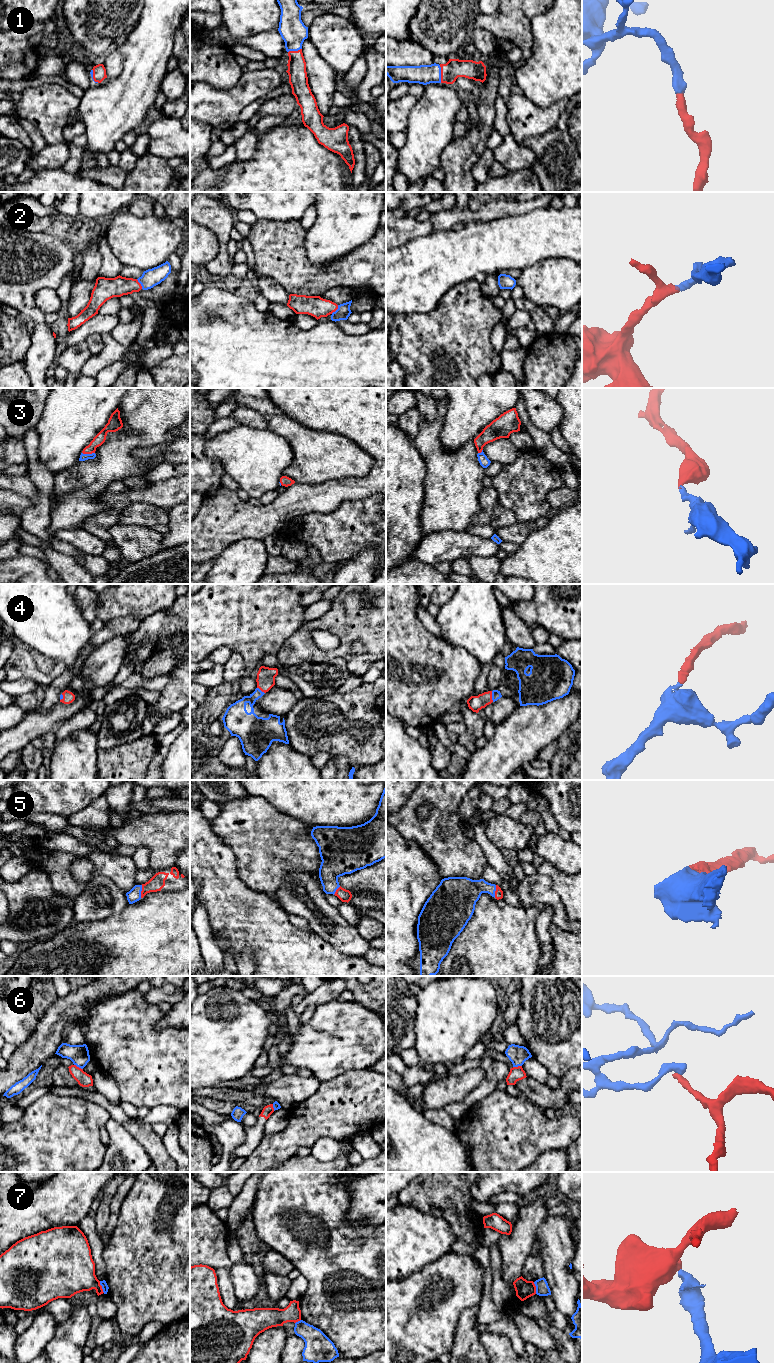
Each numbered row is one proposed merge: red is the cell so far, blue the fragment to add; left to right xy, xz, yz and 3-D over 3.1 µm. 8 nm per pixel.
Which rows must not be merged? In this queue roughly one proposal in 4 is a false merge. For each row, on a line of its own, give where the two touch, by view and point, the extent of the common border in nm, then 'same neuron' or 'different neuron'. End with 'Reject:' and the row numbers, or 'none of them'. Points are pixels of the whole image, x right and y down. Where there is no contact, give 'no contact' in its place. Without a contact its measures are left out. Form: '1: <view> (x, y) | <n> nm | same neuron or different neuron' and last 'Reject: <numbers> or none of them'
1: yz (441, 74) | 140 nm | same neuron
2: xy (140, 284) | 90 nm | same neuron
3: xy (88, 453) | 100 nm | same neuron
4: yz (491, 696) | 90 nm | same neuron
5: xy (141, 891) | 110 nm | same neuron
6: xy (78, 1067) | 80 nm | different neuron
7: xy (101, 1287) | 100 nm | different neuron
Reject: 6, 7

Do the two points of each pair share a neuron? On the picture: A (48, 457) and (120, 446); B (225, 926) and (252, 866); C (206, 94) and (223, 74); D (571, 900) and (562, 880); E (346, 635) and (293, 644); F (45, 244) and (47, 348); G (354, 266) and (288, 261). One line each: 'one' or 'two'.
A: two
B: two
C: two
D: one
E: one
F: one
G: one

